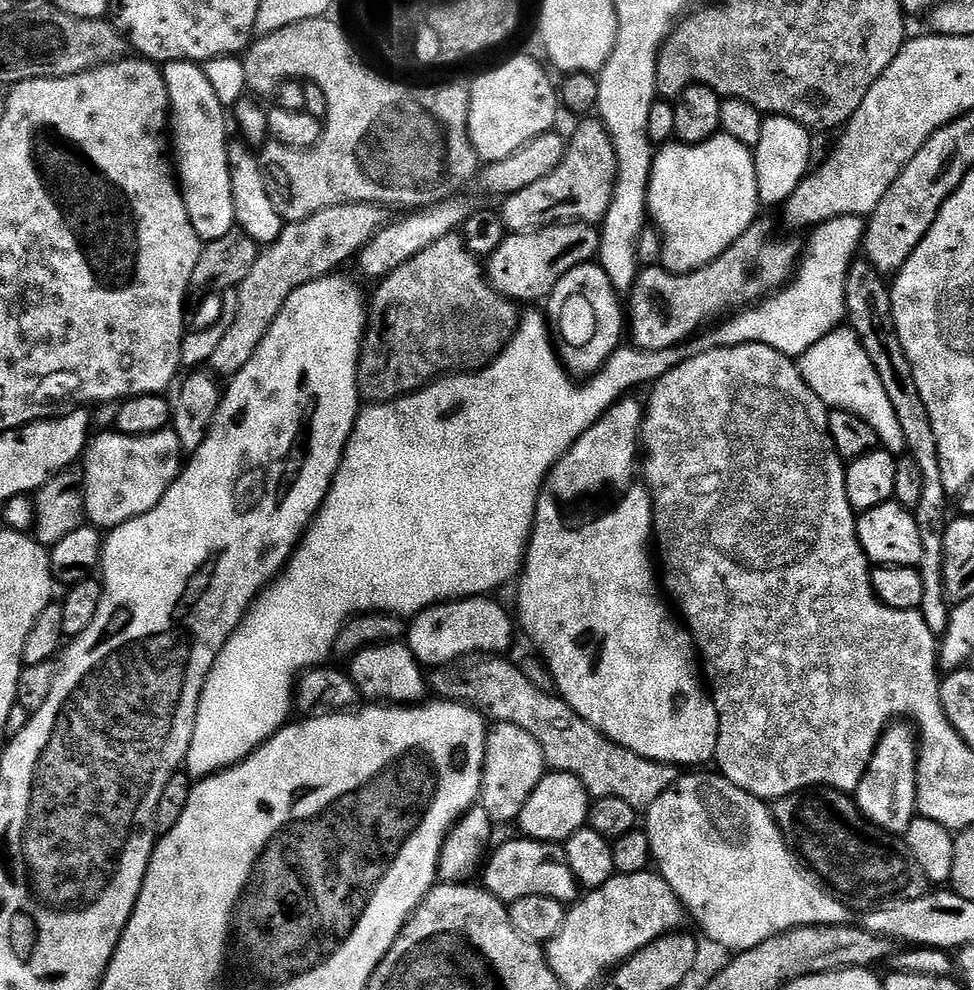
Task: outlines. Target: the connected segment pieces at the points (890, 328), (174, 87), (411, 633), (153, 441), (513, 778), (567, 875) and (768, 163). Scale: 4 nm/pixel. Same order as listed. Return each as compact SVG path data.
M860 258L853 262L847 280L848 322L859 336L886 388L886 393L888 393L906 439L907 453L915 460L922 472L922 498L914 509L918 530L922 534L922 562L919 566L922 578L922 602L918 611L920 617L926 622L926 626L930 626L932 633L939 638L946 634L952 613L948 595L944 593L944 543L950 519L950 513L948 513L950 493L942 484L938 444L934 430L932 430L928 410L918 391L910 360L898 338L891 296L891 287L887 284L885 277L871 266L867 259Z
M178 60L165 63L162 71L170 98L170 136L174 138L178 183L191 222L203 243L207 244L226 236L236 226L226 108L219 102L201 65Z
M470 596L470 597L467 597L467 598L462 599L462 600L449 600L449 601L442 603L442 604L430 605L430 607L428 607L426 610L422 610L416 616L411 617L410 623L407 625L407 628L406 628L406 643L407 643L408 648L411 650L411 652L413 652L413 654L415 654L416 659L420 661L421 665L424 665L424 666L447 666L447 665L456 663L456 661L458 661L458 660L462 660L465 658L471 658L474 656L479 656L481 654L504 654L504 653L507 653L507 651L506 651L507 648L510 647L512 644L512 624L513 624L513 628L514 628L514 620L513 620L513 617L512 617L512 620L510 617L508 617L507 610L504 609L503 606L500 605L498 601L492 600L492 599L496 599L496 598L489 598L488 596Z
M171 428L145 436L130 436L116 430L101 432L104 433L91 439L82 458L84 513L93 527L111 530L148 513L158 504L181 473L182 451Z
M493 723L488 730L484 747L484 773L480 783L479 807L486 810L493 825L519 821L526 798L534 794L534 786L542 782L546 771L542 746L534 734L522 730L522 726Z
M519 839L506 841L496 853L493 851L487 857L482 868L482 884L486 891L505 902L531 896L545 896L571 906L581 899L580 883L574 878L570 862L561 845L541 840Z
M787 116L764 118L762 134L753 151L761 205L783 205L809 173L812 166L811 136L809 129Z

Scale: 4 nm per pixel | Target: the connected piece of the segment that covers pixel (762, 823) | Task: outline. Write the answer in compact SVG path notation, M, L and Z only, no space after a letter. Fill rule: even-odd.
M719 774L713 776L684 776L677 779L670 790L666 790L655 802L646 809L648 825L646 831L650 838L650 850L652 859L658 874L674 890L674 894L684 905L684 911L689 917L696 919L696 924L713 940L716 944L721 944L728 951L728 954L745 952L770 938L774 938L783 932L789 932L792 928L805 928L806 926L818 926L819 924L847 924L849 905L843 899L837 898L825 885L817 882L802 867L801 861L797 859L791 848L784 841L784 835L780 833L780 828L776 824L776 817L772 815L772 809L765 801L757 796L752 796L746 790L734 786Z

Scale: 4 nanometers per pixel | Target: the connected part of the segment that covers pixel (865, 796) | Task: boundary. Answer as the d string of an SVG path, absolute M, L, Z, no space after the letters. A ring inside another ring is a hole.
M893 723L883 736L870 758L868 772L858 782L854 799L860 808L864 819L869 824L878 826L893 836L903 837L910 822L916 819L916 791L918 790L918 770L916 764L920 761L918 747L918 732L911 723Z

